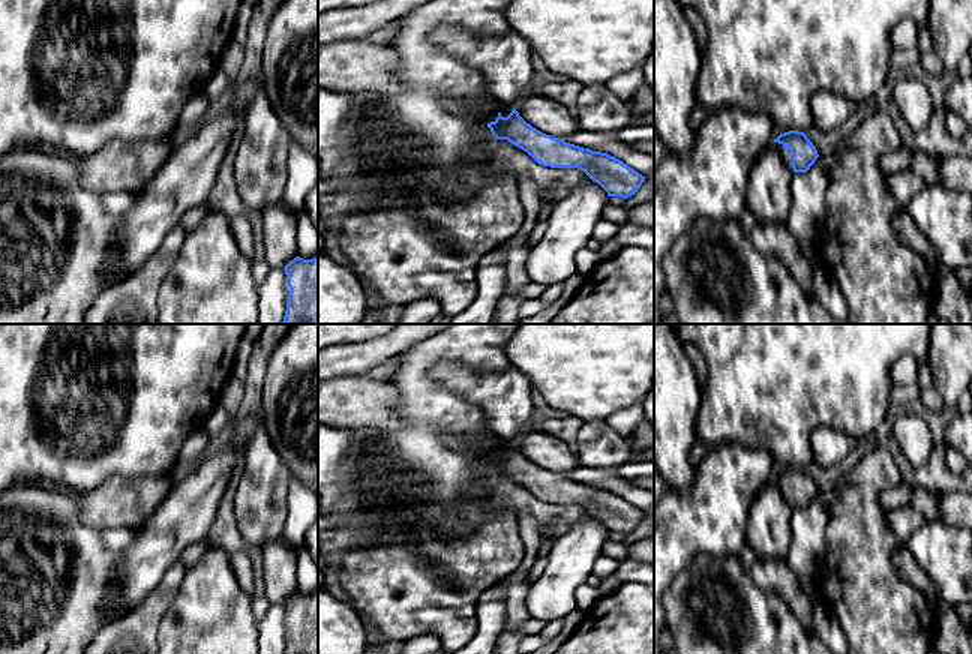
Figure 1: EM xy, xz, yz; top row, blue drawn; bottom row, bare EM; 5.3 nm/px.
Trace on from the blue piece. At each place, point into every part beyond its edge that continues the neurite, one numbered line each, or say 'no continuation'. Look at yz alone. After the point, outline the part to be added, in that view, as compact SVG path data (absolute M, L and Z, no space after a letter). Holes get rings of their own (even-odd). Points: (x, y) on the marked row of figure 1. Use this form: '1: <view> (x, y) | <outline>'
1: yz (785, 153) | M776 142L776 144L777 144L777 148L778 148L782 158L786 160L789 170L794 171L794 168L792 168L792 156L790 156L789 150L783 144L778 144L778 142Z

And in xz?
1: xz (492, 111) | M478 104L472 106L472 111L477 112L486 112L486 123L495 122L495 118L501 114L502 117L507 117L512 112L512 106L506 106L501 104L489 105L489 104Z

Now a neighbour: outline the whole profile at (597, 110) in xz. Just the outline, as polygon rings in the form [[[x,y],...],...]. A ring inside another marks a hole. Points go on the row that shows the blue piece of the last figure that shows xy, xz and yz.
[[[604,84],[586,86],[576,100],[580,130],[616,134],[632,120],[630,106]]]

